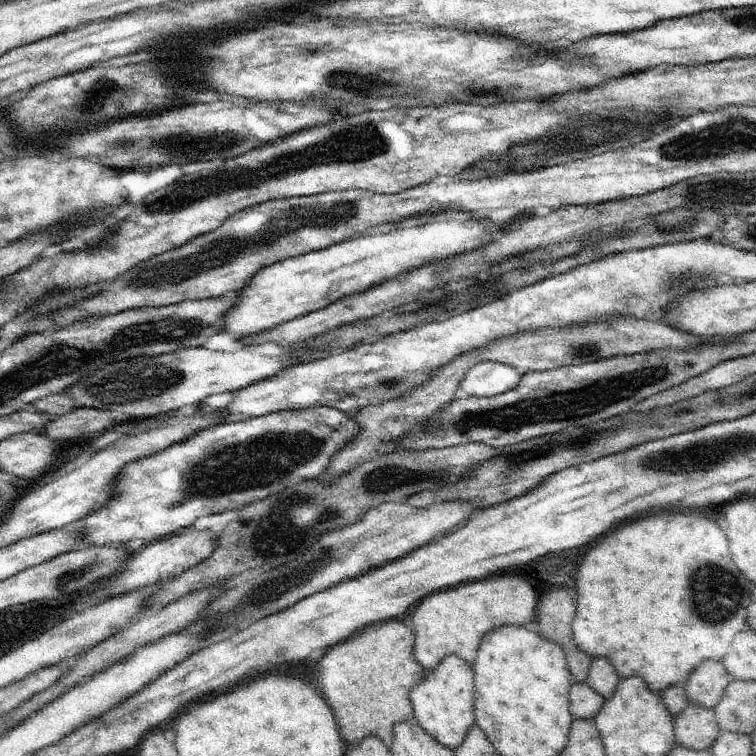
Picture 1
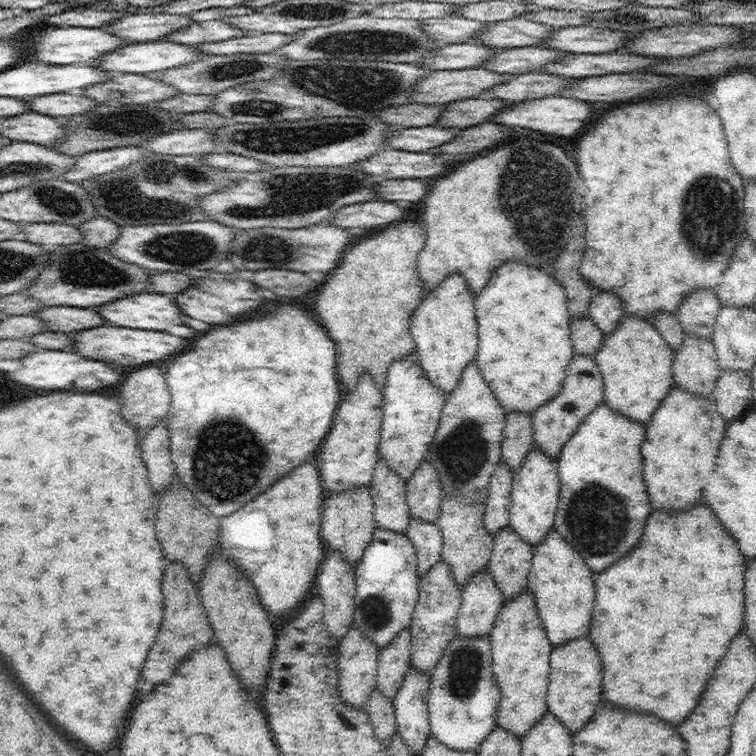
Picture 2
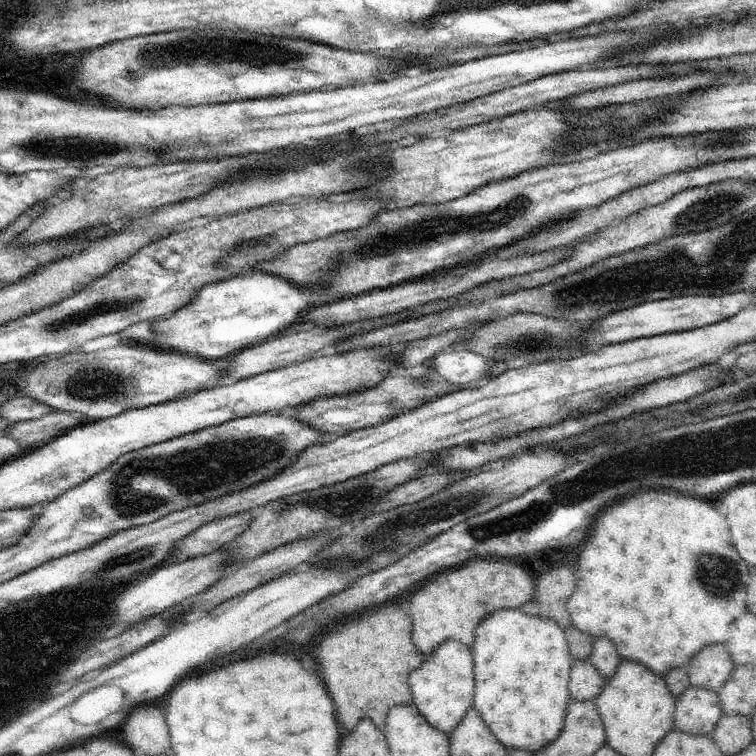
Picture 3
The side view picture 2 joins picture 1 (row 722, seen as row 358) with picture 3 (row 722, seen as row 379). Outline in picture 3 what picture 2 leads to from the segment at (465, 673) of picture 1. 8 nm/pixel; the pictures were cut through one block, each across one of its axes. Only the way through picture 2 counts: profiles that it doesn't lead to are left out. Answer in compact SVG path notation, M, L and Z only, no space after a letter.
M446 640L432 654L426 656L422 666L418 666L410 676L408 684L413 694L412 703L418 712L438 730L450 735L466 712L473 706L474 696L474 660L472 647Z

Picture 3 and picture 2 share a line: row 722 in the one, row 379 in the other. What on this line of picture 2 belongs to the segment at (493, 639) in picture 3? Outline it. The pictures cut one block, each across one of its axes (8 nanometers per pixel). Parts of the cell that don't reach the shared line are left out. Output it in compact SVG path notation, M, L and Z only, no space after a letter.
M525 262L502 264L475 296L478 350L474 362L508 413L530 413L552 400L574 354L565 288L556 277Z

